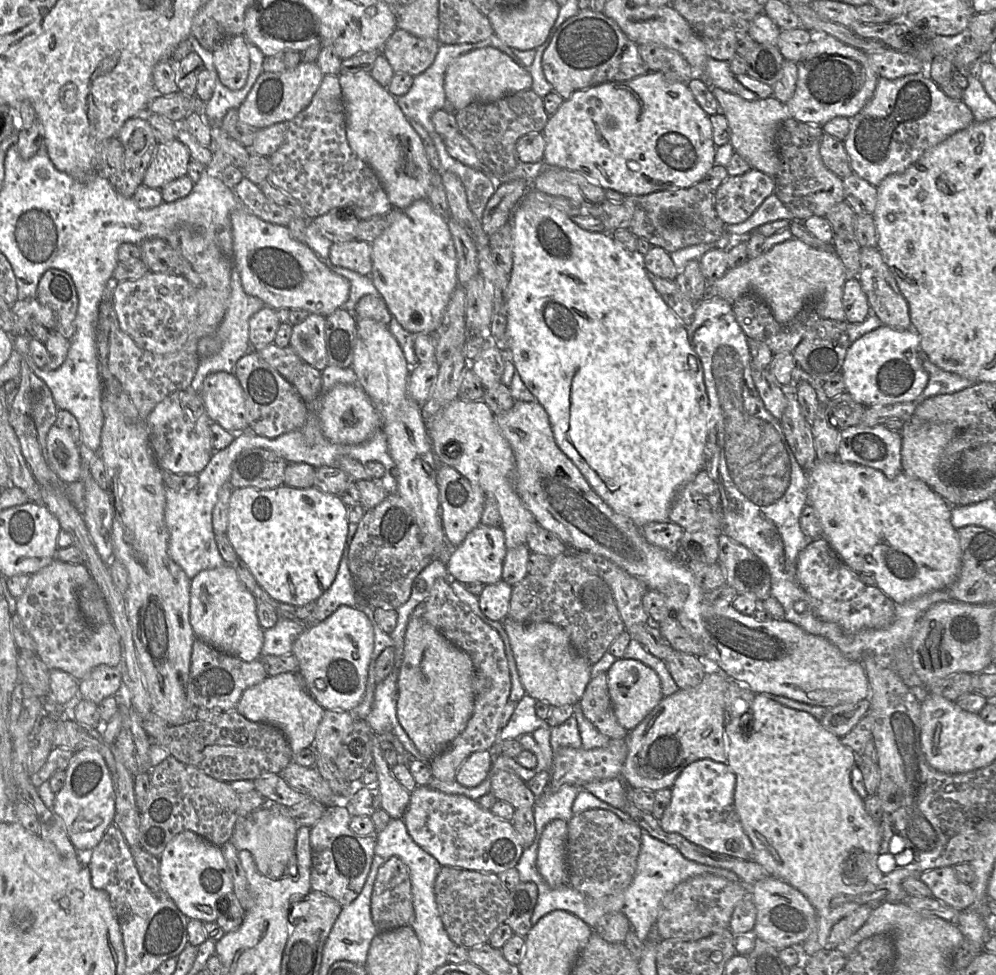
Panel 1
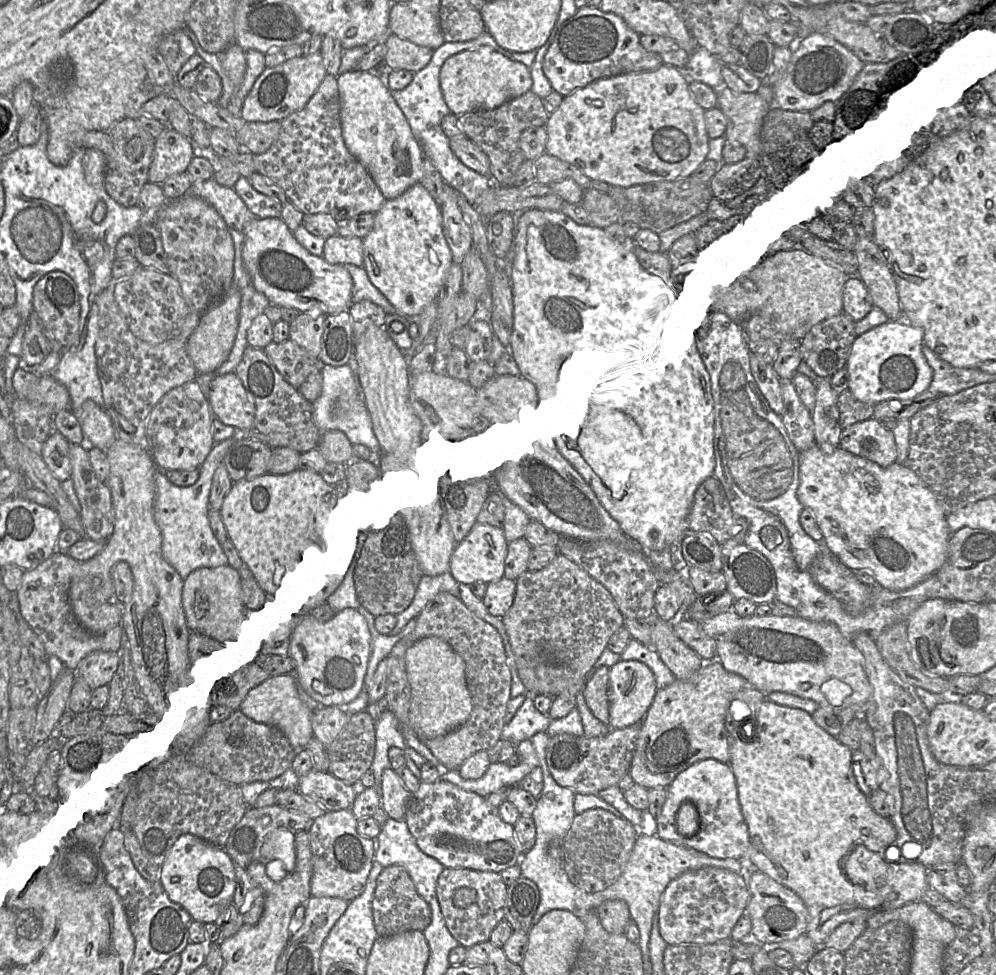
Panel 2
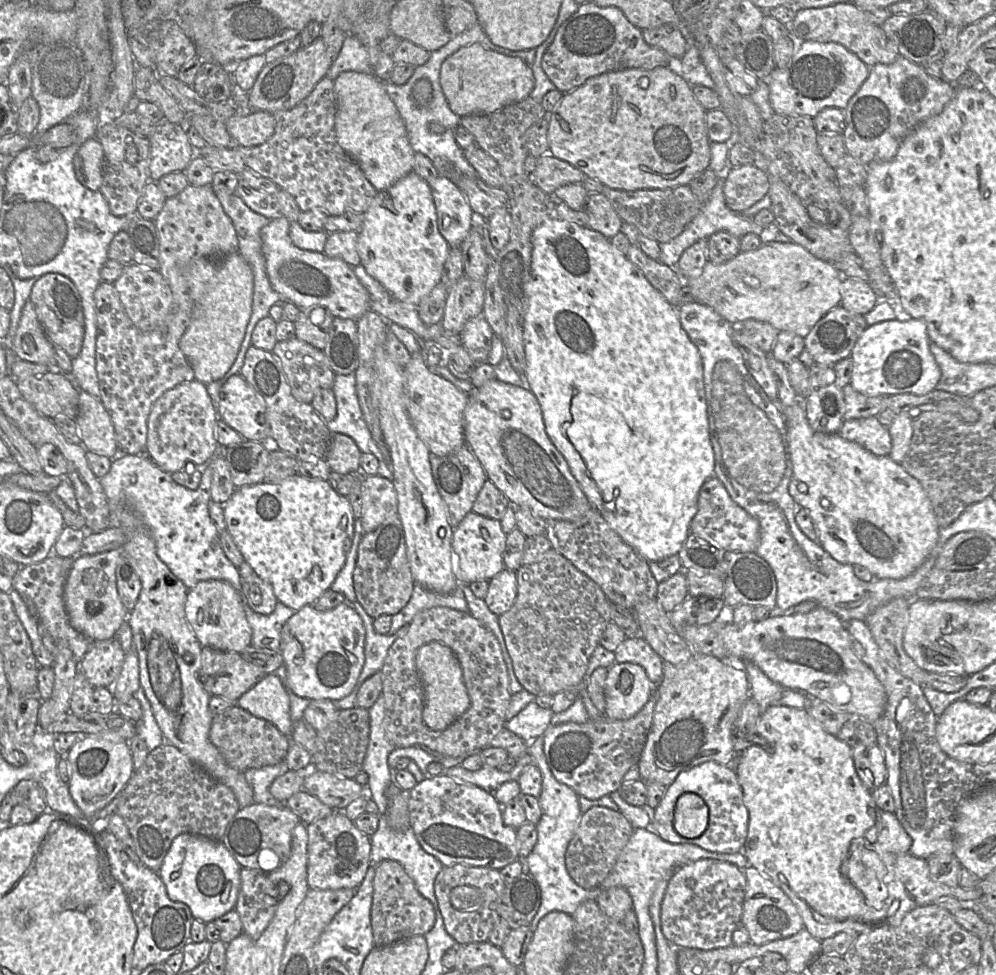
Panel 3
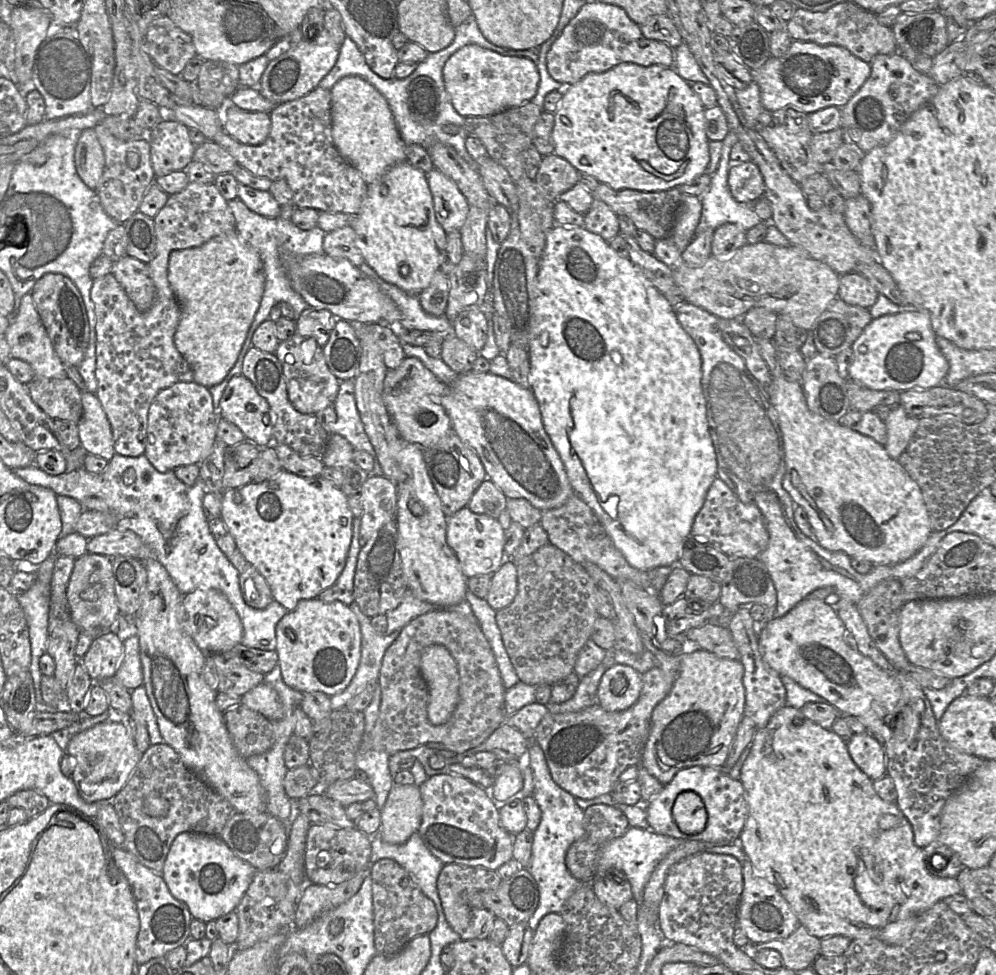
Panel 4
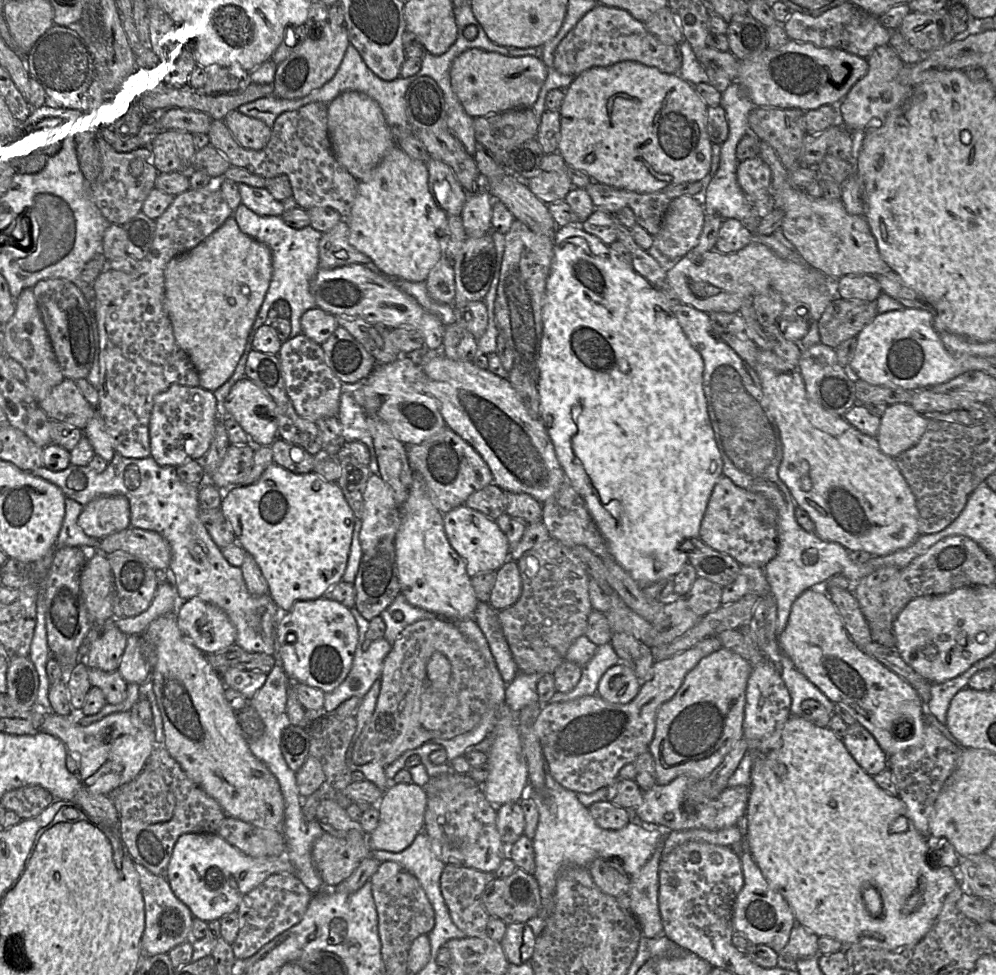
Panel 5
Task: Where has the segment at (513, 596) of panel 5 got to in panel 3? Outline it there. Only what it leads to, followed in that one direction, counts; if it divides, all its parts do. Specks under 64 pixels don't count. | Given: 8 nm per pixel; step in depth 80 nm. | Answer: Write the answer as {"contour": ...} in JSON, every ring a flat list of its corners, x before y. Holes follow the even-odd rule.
{"contour":[[504,568,489,580,489,587,484,601,497,616,507,612,517,596,516,571]]}

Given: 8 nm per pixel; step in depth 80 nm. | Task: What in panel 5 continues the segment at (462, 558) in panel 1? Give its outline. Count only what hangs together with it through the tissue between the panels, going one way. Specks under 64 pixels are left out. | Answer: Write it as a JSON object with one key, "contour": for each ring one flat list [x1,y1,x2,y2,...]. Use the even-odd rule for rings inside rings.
{"contour":[[466,504,443,514,443,519,447,538,453,549,465,560,466,571,471,578,480,572,497,571,508,560,510,545,496,521]]}

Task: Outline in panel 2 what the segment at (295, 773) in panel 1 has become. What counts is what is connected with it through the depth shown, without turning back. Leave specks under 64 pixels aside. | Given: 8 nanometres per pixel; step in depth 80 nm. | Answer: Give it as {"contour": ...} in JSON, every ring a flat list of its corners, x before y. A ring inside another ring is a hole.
{"contour":[[315,769,298,777,297,790,326,811,350,809,357,796,352,784]]}

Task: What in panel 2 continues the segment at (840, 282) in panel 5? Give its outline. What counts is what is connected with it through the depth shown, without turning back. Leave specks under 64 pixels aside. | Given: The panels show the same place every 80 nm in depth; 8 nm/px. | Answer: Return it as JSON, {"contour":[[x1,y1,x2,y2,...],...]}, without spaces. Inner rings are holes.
{"contour":[[857,275,847,277,843,289,843,311,855,322,862,320,874,305,870,294]]}

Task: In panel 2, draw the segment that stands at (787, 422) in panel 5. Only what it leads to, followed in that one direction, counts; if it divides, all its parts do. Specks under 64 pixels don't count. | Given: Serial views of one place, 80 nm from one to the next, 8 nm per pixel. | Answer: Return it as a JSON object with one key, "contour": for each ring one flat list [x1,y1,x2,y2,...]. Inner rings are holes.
{"contour":[[819,445,799,453,800,483,797,489,797,496,802,505,810,509,823,534,823,545,847,567,852,570,868,569,874,575,876,584,893,591,908,589,917,583,927,579,936,573,946,562,949,551,949,540,952,535,948,523,947,515,938,503,933,492,927,485,907,466,895,462,889,467,881,467,875,462,866,458,856,456,841,447,828,454,822,451]]}

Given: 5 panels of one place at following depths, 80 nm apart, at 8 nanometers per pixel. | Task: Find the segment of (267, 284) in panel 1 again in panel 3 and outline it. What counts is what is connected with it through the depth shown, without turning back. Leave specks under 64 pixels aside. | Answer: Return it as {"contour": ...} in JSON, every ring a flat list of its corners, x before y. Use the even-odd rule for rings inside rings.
{"contour":[[281,215,270,219,260,235,270,284,285,301,300,309,318,305,325,307,334,317,352,320,370,310,369,293,350,265,341,259,328,257,324,252,296,247,289,236,289,220,286,217]]}

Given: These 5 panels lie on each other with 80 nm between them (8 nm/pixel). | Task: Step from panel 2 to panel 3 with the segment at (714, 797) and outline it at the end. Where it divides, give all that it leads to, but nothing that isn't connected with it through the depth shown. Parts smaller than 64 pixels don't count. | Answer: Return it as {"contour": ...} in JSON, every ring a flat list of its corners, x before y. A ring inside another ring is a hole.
{"contour":[[707,761,690,770,680,772,675,781,666,789,660,804,651,811,653,829,664,841,677,844,693,844,707,851,733,854,741,852,748,832,748,810,743,803,743,791,736,772,730,765],[687,792,699,795,708,807,708,825,697,838,685,838,674,829,674,810,678,798]]}

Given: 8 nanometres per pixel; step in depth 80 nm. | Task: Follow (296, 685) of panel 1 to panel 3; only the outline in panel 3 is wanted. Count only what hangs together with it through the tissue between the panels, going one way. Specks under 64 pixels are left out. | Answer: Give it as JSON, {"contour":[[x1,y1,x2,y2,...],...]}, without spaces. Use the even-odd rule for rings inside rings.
{"contour":[[274,673,265,676,240,696,236,705,257,718,273,724,284,735,291,738,294,723,290,714,288,692]]}

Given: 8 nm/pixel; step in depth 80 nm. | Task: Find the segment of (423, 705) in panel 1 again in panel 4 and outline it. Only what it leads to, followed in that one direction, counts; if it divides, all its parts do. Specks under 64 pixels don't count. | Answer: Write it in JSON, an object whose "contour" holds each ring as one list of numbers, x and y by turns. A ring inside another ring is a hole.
{"contour":[[433,644,423,650,420,666,429,688,428,720,433,725,442,725,449,720,459,702,460,677,457,663,445,646]]}

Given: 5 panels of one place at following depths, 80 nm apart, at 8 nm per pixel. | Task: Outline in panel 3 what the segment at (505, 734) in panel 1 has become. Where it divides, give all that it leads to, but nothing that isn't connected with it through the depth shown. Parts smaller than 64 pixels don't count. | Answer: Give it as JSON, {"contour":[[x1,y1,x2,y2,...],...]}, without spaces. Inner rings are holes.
{"contour":[[533,701,515,717,506,721,504,728,530,743,544,735,551,726,550,722,553,714,550,708,541,708]]}

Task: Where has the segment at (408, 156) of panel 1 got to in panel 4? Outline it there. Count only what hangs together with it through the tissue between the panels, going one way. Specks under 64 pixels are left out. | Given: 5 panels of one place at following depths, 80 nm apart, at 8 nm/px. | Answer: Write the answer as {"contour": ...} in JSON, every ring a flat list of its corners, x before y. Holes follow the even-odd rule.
{"contour":[[345,76,331,89,332,142,341,157,360,173,363,180,373,183,394,165,407,161,406,143,397,129,386,98,368,81,359,76]]}

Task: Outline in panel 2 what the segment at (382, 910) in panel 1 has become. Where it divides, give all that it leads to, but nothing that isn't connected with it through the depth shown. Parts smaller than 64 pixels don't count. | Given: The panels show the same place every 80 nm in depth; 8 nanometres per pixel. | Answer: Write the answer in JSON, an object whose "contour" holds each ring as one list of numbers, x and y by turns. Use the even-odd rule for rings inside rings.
{"contour":[[400,865,383,867,376,881,372,902,374,927,379,937,389,937,407,931,423,932,432,921,429,904,417,893,408,872]]}

